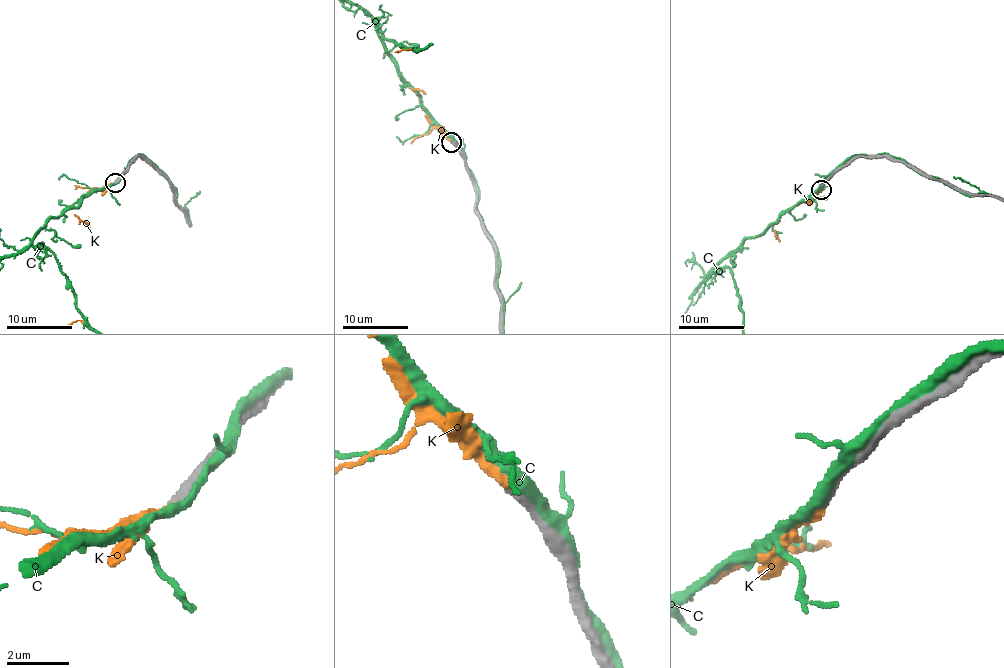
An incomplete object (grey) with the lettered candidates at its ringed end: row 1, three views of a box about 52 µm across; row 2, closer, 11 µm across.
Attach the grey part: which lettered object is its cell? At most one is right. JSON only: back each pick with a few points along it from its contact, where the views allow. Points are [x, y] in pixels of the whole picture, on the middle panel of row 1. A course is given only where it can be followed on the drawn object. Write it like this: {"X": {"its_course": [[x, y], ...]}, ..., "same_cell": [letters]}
{"same_cell": ["K"]}

